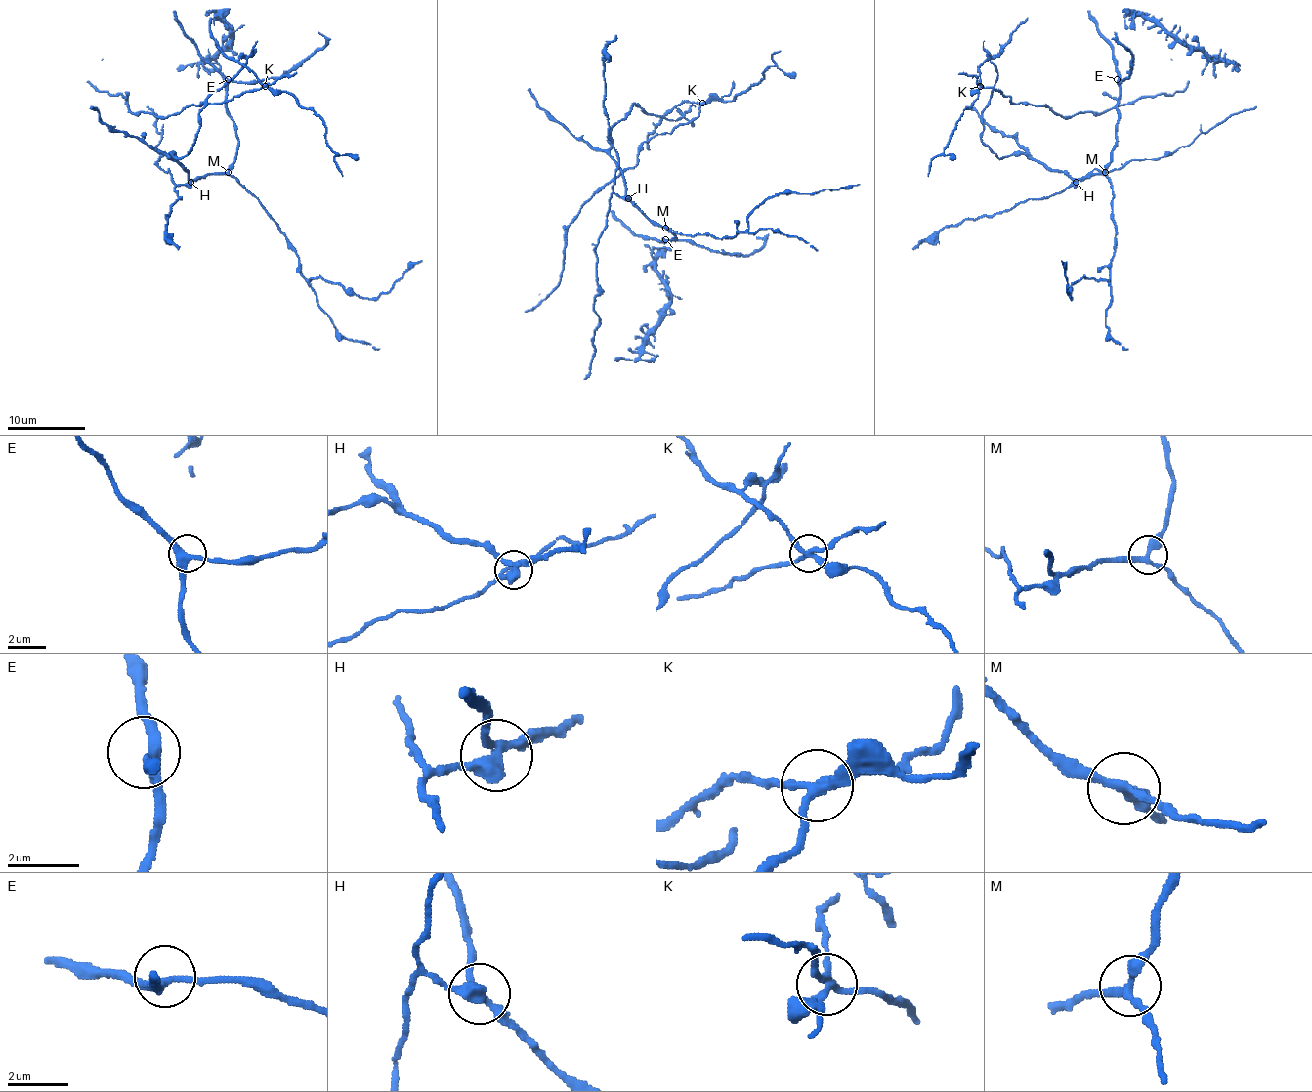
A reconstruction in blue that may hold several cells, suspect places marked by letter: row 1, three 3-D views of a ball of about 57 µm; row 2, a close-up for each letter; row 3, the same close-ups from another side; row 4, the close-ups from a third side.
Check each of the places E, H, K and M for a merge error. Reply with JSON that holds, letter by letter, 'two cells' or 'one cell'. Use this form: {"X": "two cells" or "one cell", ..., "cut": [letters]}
{"E": "one cell", "H": "two cells", "K": "two cells", "M": "one cell", "cut": ["H", "K"]}

